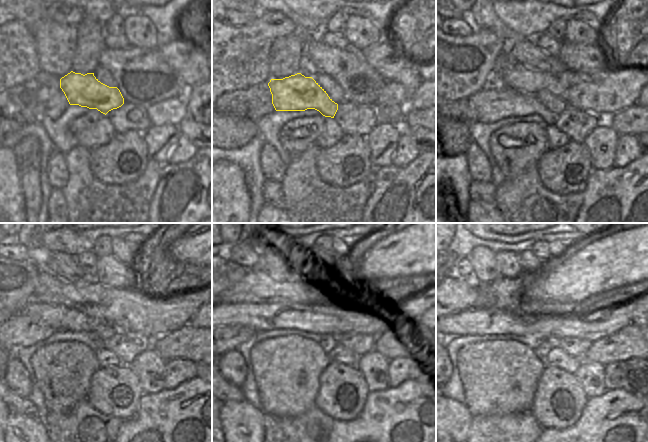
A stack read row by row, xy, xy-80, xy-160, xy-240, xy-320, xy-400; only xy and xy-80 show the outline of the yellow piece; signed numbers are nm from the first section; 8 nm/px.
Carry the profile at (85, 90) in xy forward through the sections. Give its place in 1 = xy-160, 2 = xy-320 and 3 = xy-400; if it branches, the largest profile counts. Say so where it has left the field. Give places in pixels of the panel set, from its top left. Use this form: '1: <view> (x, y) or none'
1: xy-160 (498, 101)
2: xy-320 (232, 336)
3: none

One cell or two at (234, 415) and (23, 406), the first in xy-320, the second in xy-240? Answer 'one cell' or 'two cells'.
two cells

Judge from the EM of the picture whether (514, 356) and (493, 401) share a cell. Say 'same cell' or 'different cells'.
same cell

